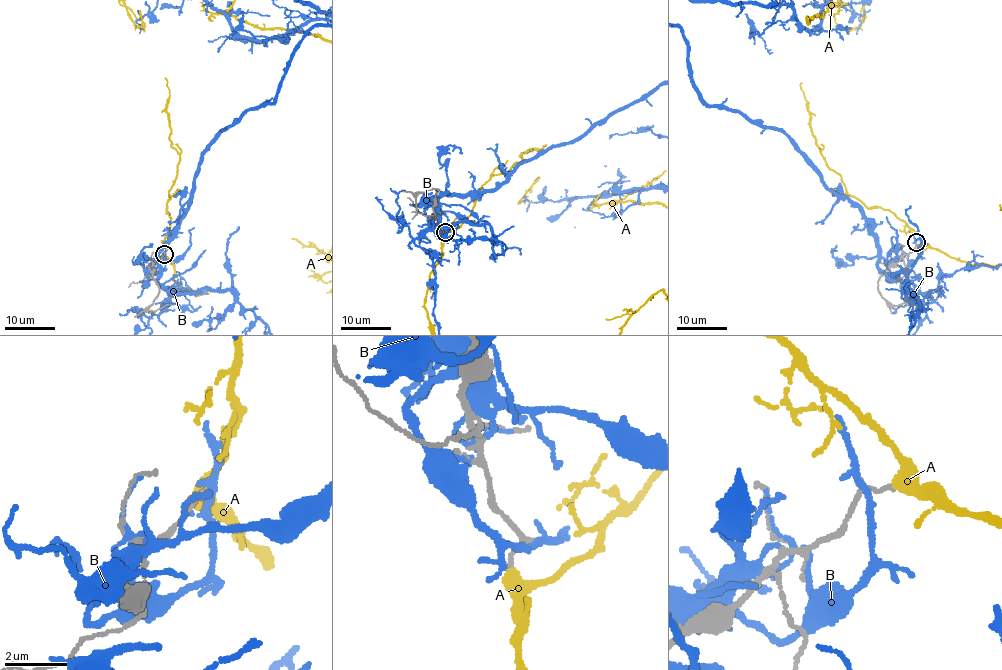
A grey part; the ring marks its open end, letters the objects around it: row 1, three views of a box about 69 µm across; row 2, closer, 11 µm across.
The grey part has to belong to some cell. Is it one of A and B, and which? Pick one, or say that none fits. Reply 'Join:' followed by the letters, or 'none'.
Join: none

